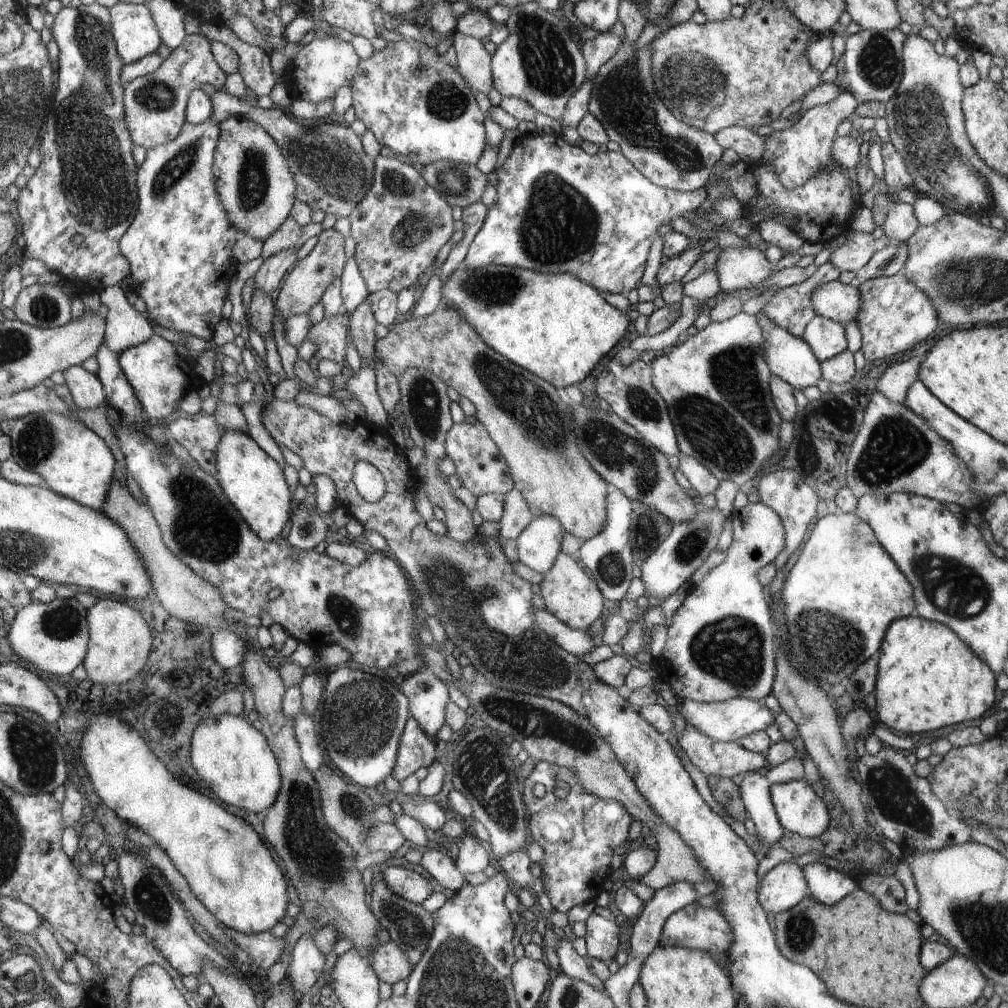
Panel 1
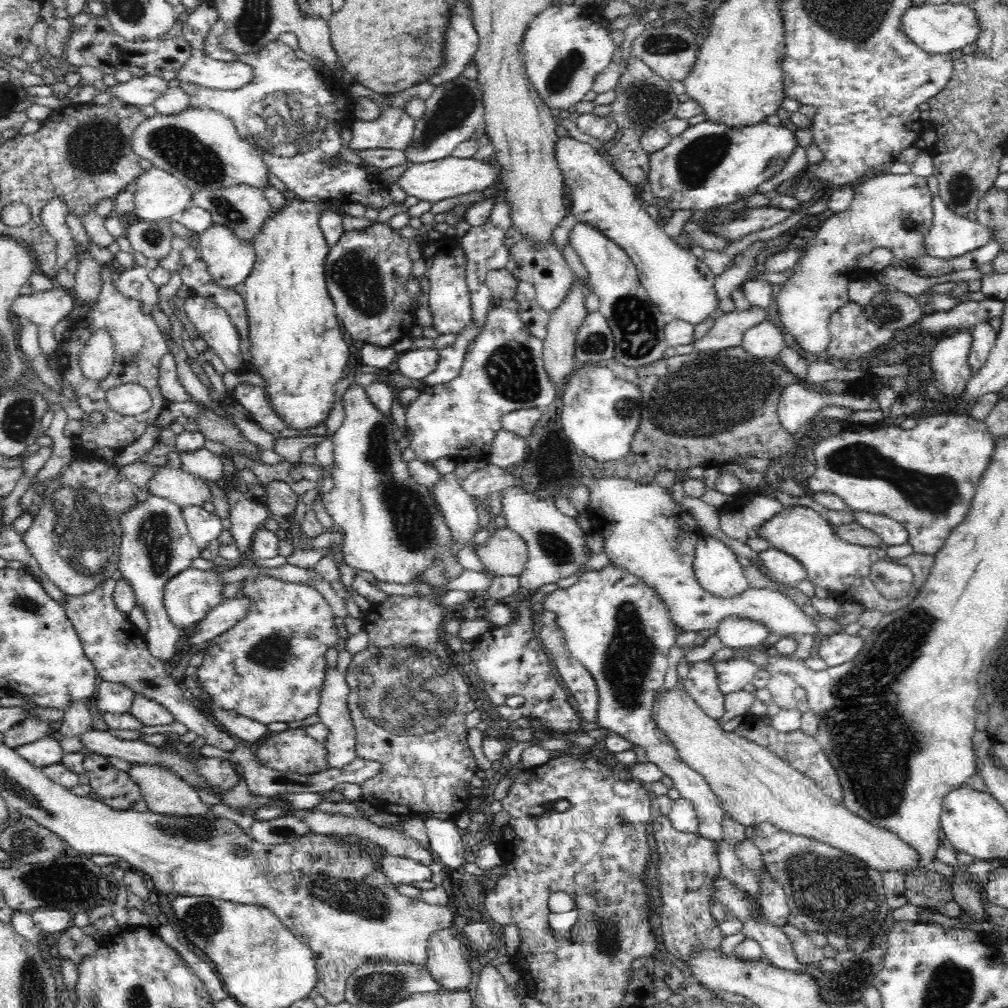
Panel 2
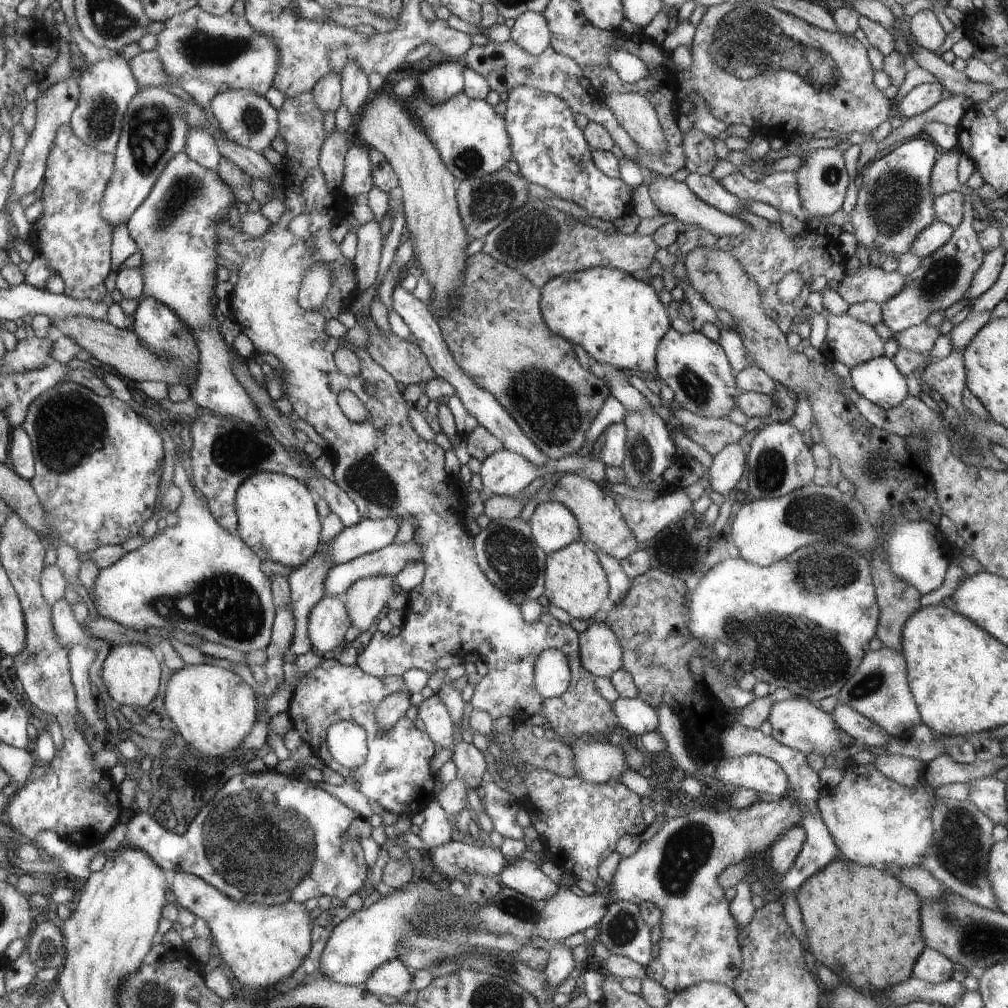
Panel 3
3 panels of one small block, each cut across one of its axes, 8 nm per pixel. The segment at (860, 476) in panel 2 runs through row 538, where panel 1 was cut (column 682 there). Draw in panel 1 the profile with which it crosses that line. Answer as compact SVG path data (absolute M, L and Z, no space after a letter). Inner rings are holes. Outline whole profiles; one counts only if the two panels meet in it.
M693 903L666 918L666 922L662 926L662 935L658 940L658 946L708 952L718 960L718 964L728 973L730 951L733 950L736 940L737 936L734 933L733 926L730 925L729 918L725 916L721 909L703 907Z

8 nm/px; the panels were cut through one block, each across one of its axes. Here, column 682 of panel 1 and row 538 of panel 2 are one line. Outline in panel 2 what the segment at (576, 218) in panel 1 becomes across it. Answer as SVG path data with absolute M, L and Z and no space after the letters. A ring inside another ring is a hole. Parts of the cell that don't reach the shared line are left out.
M189 505L181 508L189 535L200 551L208 548L210 542L217 539L228 526L215 513L208 513L199 505Z

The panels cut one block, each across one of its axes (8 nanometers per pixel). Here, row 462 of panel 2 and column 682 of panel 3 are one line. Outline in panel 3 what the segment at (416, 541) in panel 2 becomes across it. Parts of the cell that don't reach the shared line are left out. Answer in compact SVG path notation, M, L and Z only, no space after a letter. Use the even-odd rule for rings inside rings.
M670 330L657 348L655 376L674 391L674 398L680 406L707 419L726 419L732 408L737 408L736 399L742 392L737 385L736 372L724 352L714 341L700 331L688 334Z

